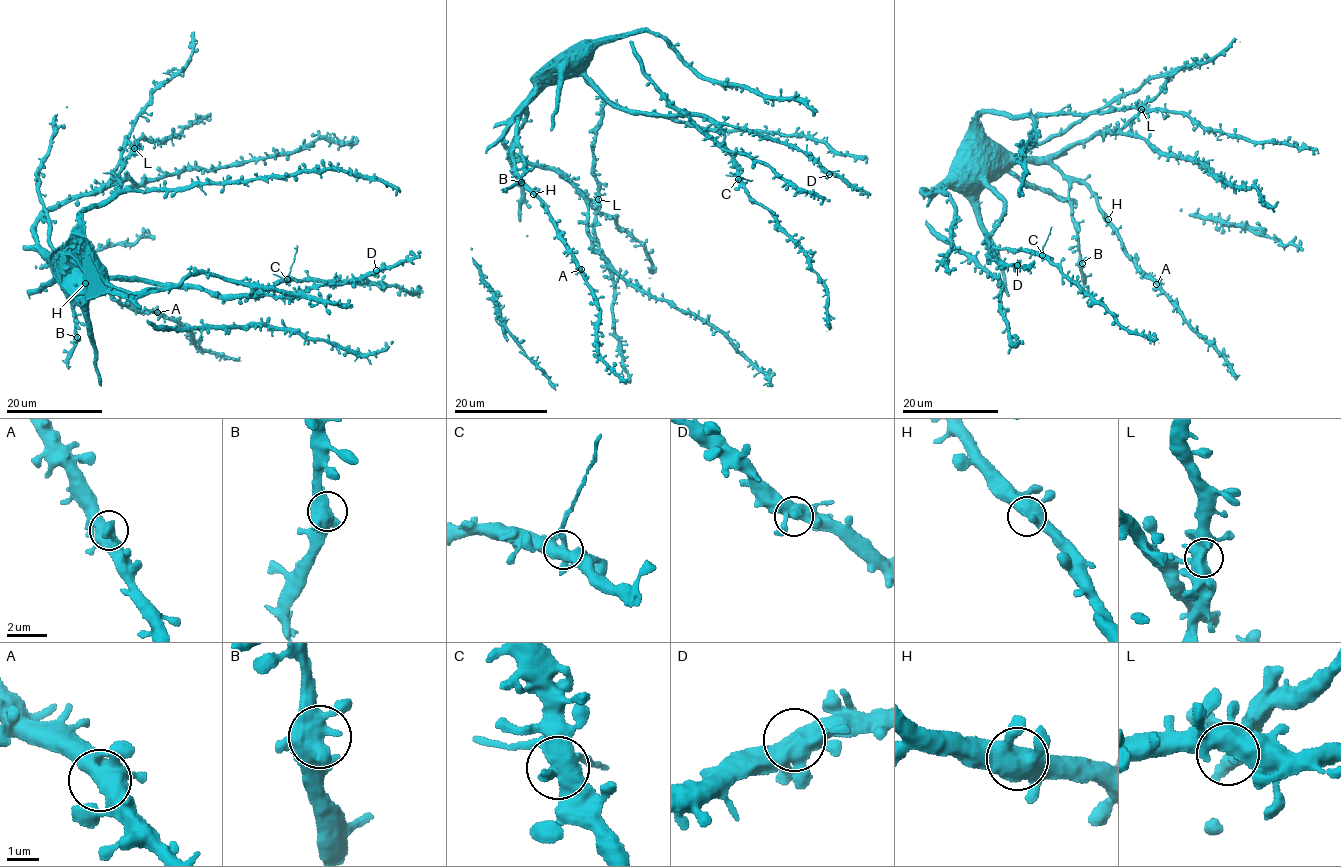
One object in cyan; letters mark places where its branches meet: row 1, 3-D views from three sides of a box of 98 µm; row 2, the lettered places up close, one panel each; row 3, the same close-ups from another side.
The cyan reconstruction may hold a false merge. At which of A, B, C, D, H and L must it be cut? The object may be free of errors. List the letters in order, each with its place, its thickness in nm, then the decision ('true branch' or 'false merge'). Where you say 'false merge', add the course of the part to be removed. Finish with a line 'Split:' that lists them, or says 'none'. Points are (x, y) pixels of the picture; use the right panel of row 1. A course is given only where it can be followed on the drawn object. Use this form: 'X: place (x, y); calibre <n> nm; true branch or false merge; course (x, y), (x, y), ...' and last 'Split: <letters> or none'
A: place (1156, 284); calibre 460 nm; true branch
B: place (1082, 263); calibre 500 nm; true branch
C: place (1042, 255); calibre 500 nm; false merge; course (1042, 254), (1051, 226)
D: place (1017, 265); calibre 480 nm; true branch
H: place (1108, 219); calibre 550 nm; true branch
L: place (1141, 109); calibre 480 nm; true branch
Split: C

